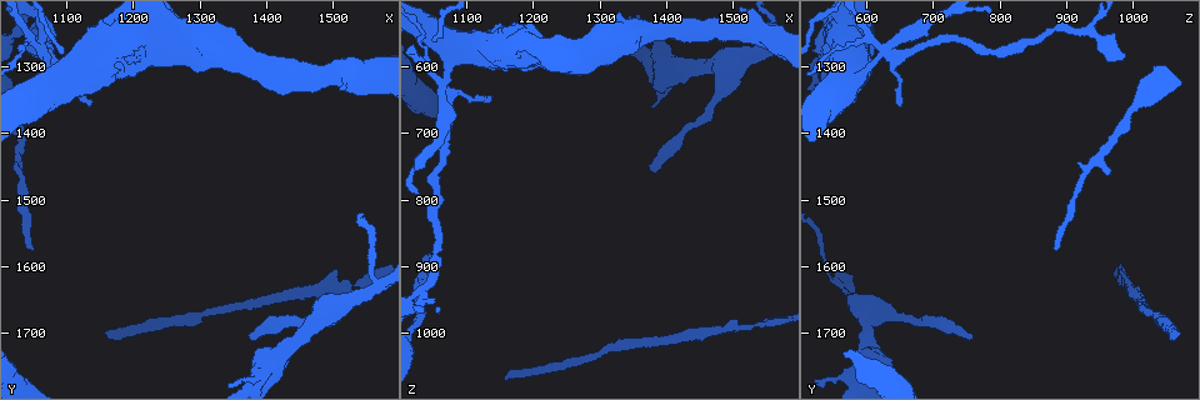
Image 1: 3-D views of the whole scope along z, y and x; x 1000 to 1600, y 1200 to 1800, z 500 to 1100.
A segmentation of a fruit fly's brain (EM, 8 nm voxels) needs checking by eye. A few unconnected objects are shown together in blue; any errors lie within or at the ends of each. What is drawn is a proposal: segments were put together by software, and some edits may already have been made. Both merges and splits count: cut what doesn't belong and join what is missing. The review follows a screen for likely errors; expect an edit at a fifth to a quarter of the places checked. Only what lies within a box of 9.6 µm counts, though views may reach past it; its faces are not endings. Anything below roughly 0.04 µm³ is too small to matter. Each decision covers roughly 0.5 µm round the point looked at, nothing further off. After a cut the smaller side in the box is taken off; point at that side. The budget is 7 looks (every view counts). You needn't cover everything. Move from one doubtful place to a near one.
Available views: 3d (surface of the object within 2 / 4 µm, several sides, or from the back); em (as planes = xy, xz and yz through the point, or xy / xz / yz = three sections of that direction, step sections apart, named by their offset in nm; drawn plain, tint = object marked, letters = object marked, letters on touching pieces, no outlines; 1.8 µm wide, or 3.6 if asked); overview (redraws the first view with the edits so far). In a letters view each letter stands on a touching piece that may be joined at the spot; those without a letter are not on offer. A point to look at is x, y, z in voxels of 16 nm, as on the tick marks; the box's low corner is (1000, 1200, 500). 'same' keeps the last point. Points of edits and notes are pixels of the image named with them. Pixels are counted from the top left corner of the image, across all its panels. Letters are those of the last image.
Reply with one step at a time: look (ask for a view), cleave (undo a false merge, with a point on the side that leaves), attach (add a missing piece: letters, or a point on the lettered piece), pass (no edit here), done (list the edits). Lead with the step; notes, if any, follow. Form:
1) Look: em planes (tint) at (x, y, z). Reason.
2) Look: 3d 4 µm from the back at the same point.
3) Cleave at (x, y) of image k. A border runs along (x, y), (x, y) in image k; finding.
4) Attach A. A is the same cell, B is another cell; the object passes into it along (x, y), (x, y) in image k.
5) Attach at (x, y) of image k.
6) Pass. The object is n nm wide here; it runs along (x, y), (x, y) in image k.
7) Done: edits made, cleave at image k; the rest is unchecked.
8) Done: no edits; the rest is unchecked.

Look: 3d 4 µm at (1045, 1570, 880). An open end.

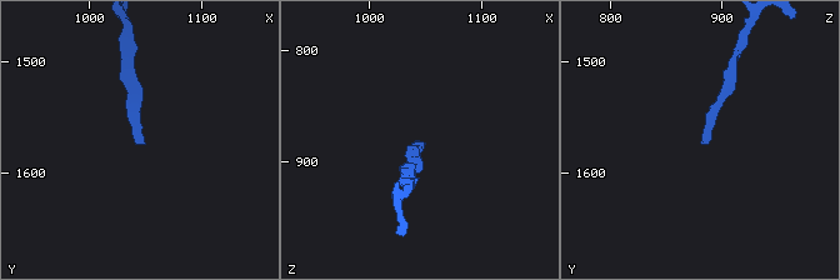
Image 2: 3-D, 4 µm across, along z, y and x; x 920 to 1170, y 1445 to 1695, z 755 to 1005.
Look: em planes (plain) at (1050, 1574, 884). Shape alone is not enough.

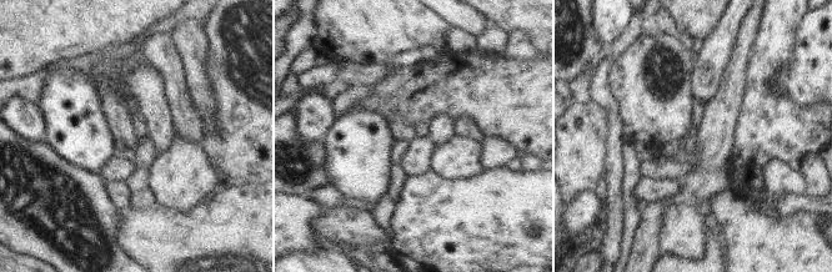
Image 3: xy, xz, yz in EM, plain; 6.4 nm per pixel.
Look: em planes (letters) at the same point. What lies round it.

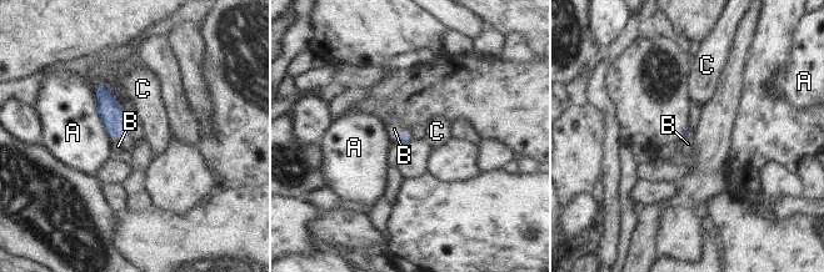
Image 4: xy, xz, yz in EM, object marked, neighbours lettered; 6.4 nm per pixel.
Attach B. B is the same cell, A and C are other cells; the object passes into it along (111, 115), (120, 137), (118, 146) in image 4; the neuron continues.

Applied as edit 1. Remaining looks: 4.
Look: em xy step 4 (tint) at (1385, 1705, 760).

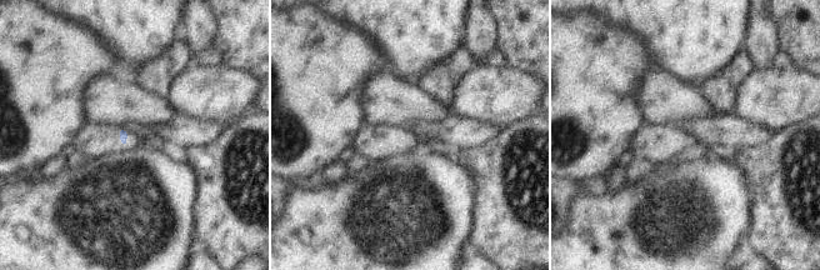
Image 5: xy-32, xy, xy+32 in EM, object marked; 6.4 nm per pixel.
Look: em planes (letters) at the same point.

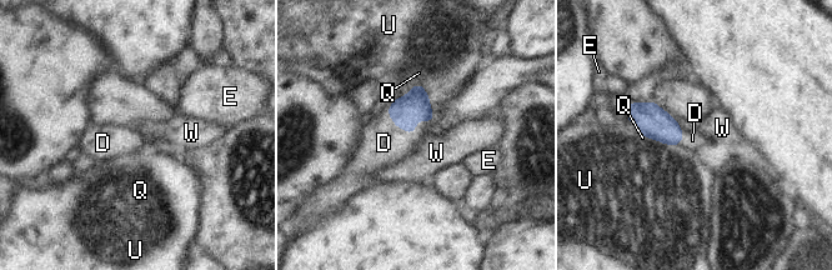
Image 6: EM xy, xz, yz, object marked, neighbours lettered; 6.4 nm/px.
Attach D. The object is 130 nm wide here; D is the same cell, E, Q, U and W are other cells; the object passes into it along (406, 111), (407, 131), (384, 143) in image 6; the neuron continues.

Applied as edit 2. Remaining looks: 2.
Look: overview.

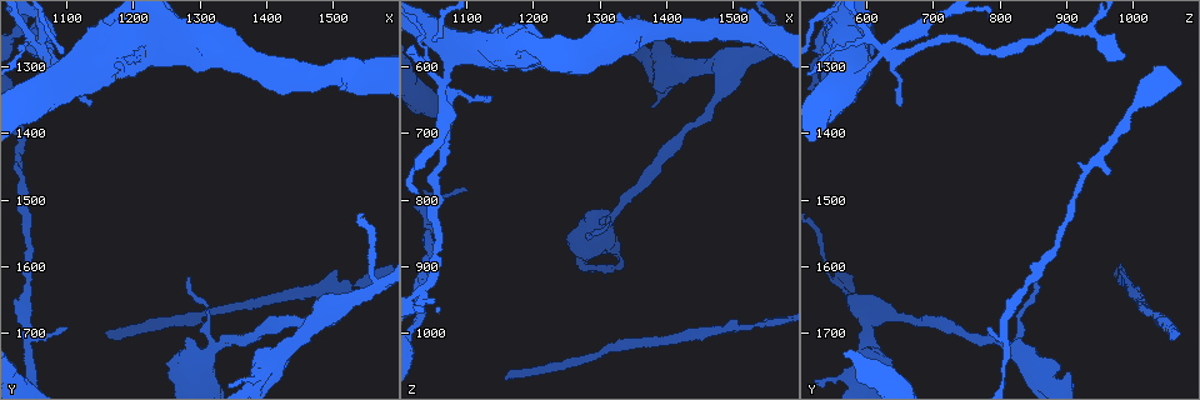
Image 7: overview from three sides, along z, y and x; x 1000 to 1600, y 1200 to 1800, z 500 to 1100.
Look: em planes (letters) at (1545, 1645, 575). Thick turns thin.

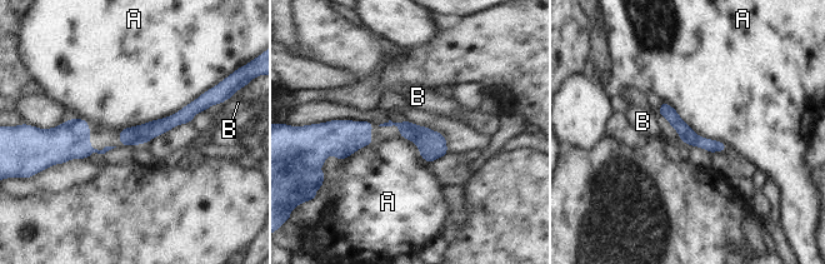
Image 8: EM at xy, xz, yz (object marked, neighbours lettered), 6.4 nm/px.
Pass. The longest contact is with A, 600 nm; A and B are other cells; a border runs along (205, 90), (170, 115), (119, 130) in image 8; continuous, no second neuron.

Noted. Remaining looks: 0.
Done: edits made, attach at image 4, attach at image 6; the rest is unchecked.

